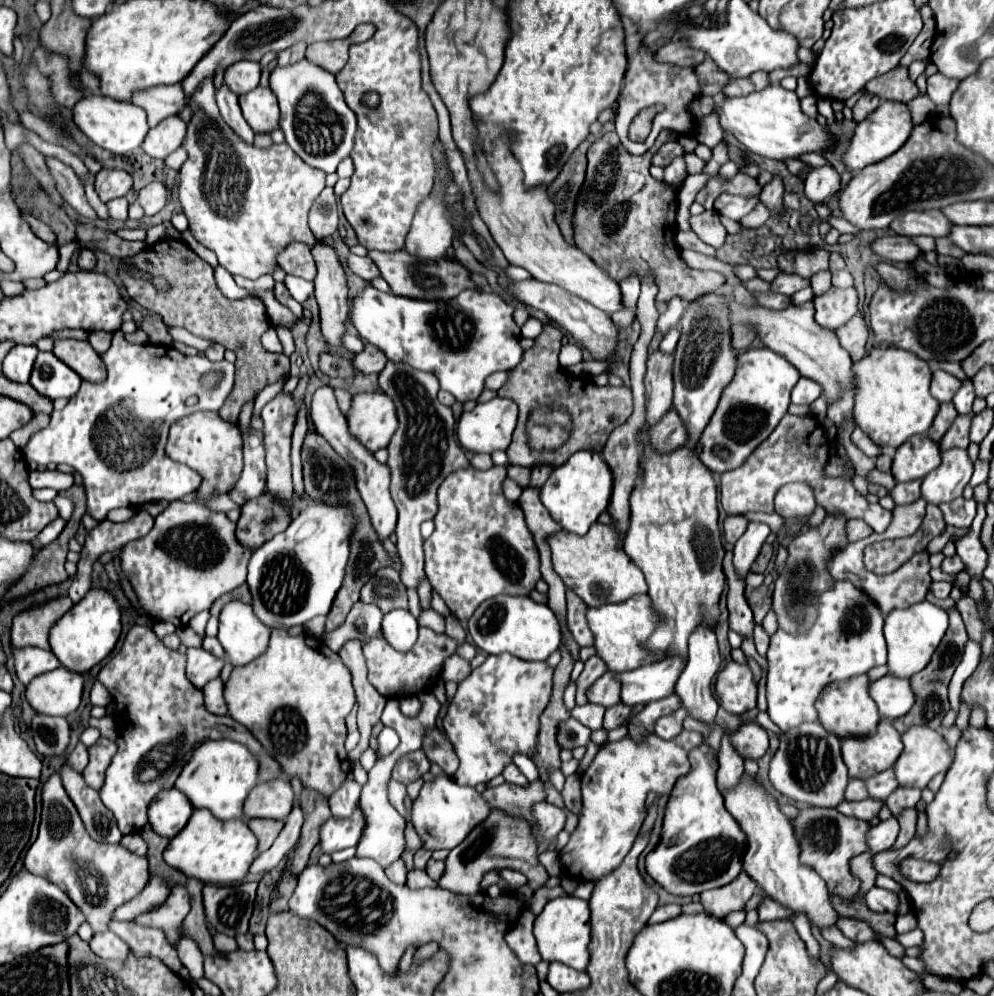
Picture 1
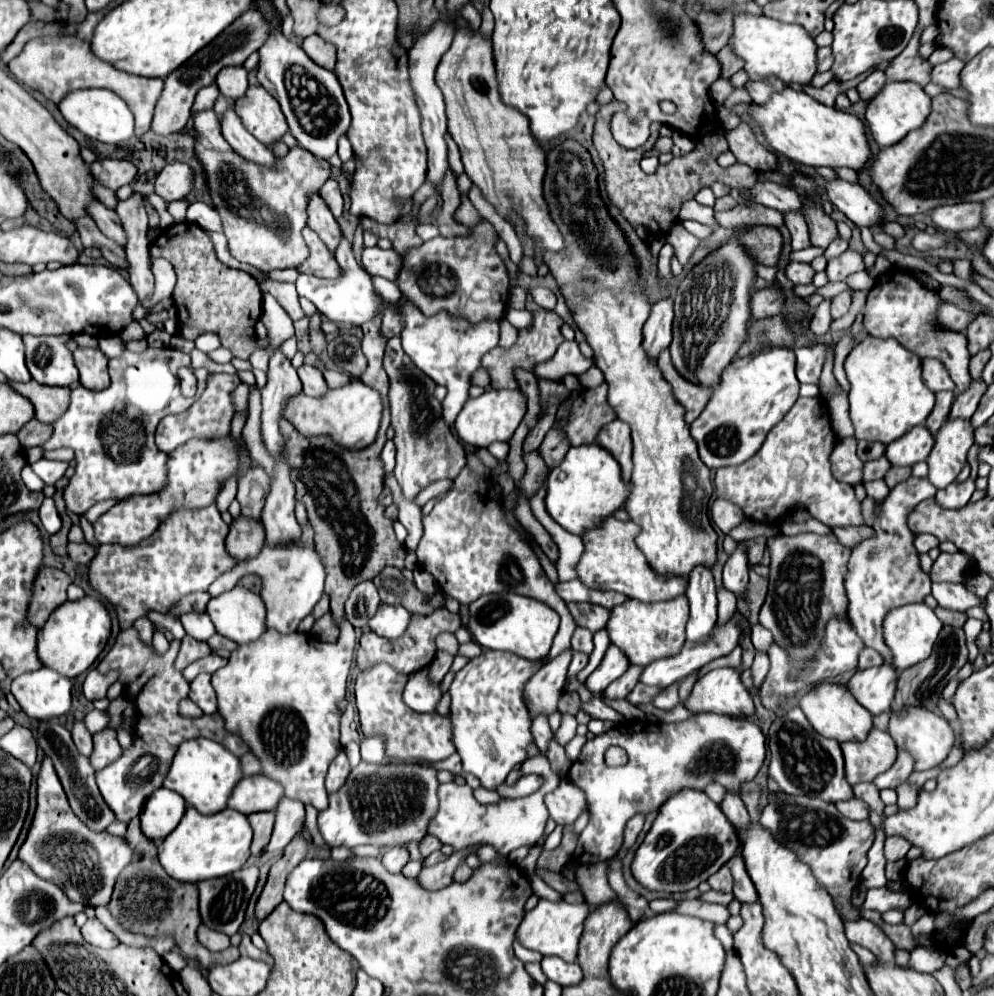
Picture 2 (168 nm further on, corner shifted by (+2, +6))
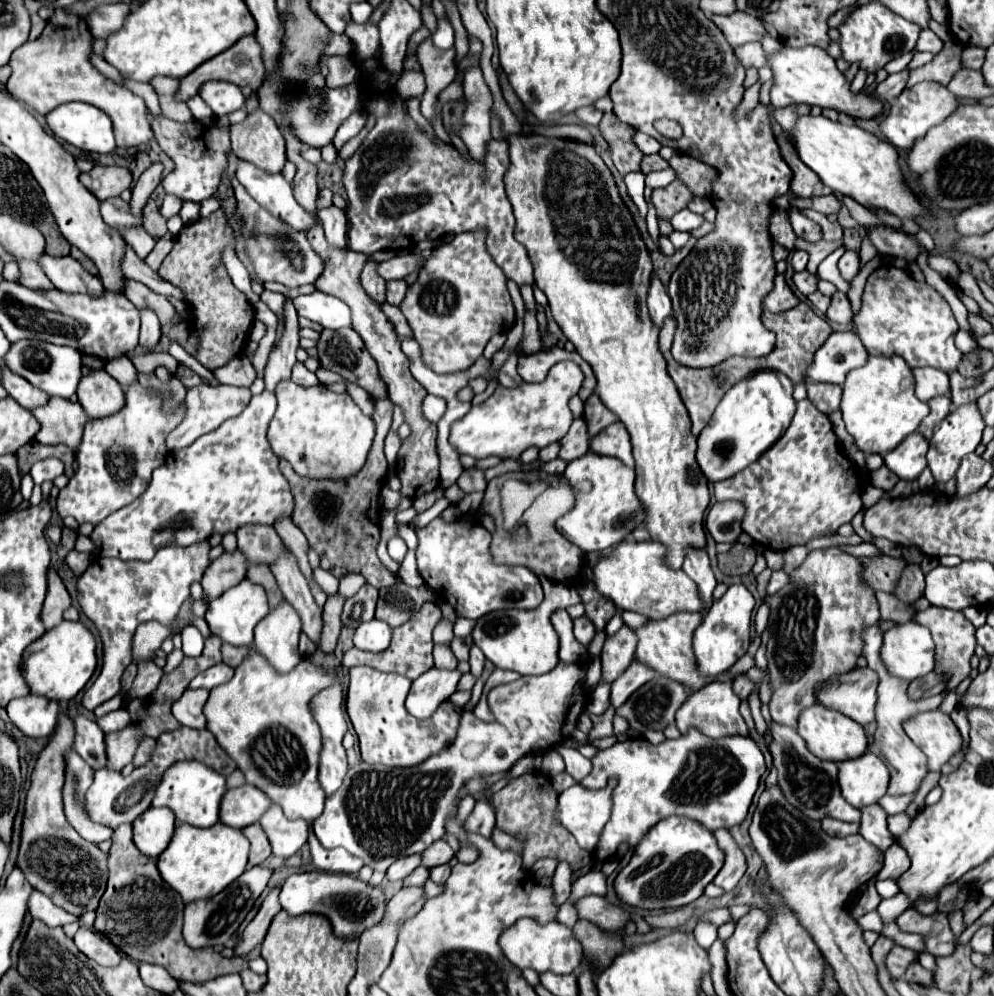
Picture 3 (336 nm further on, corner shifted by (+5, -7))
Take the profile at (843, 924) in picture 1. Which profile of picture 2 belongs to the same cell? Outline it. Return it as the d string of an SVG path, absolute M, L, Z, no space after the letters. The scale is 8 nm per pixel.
M856 920L856 922L844 922L846 938L852 944L860 944L868 948L880 962L892 962L894 960L894 944L890 938L870 920Z

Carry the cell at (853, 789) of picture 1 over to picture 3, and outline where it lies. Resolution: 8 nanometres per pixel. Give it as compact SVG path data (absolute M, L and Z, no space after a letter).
M877 803L861 807L859 835L873 843L881 853L885 853L895 843L895 837L887 829L887 813Z

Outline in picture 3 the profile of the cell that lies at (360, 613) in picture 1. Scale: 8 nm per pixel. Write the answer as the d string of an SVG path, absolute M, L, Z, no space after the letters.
M363 585L351 599L345 601L343 607L343 627L357 629L361 623L371 621L375 615L375 603L377 603L377 589Z

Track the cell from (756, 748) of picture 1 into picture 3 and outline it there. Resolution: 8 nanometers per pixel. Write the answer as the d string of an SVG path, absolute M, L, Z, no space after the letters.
M695 727L659 745L643 737L617 741L613 747L599 751L591 763L593 769L581 781L581 787L599 791L607 787L609 777L619 779L611 793L611 817L601 831L593 855L597 861L615 857L619 843L631 843L635 847L657 821L671 815L691 817L711 831L715 827L739 825L747 817L751 799L767 769L763 753L751 737L731 735L711 739Z

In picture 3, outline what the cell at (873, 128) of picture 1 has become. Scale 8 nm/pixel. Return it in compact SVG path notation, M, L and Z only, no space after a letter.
M917 83L909 89L903 89L897 101L891 103L891 107L881 117L879 129L883 133L883 139L891 143L897 149L909 149L915 139L923 137L931 127L943 123L957 107L957 99L947 91L947 87L939 83Z

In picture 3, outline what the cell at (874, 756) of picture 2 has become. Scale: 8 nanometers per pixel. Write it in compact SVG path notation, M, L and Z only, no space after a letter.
M865 751L857 759L839 761L839 787L847 803L863 807L877 803L889 785L889 769L875 753Z

